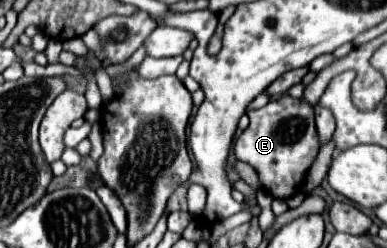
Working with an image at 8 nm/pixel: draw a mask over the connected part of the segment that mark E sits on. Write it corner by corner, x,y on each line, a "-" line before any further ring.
282,95
280,99
272,99
262,109
248,111
248,117
250,117
248,129
234,143
236,157
240,161
250,163
258,171
262,187
272,197
276,199
292,197
300,189
320,149
314,125
314,107
308,105
304,99

